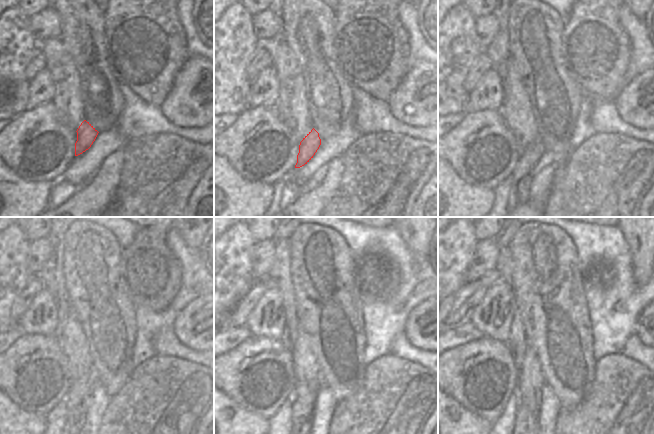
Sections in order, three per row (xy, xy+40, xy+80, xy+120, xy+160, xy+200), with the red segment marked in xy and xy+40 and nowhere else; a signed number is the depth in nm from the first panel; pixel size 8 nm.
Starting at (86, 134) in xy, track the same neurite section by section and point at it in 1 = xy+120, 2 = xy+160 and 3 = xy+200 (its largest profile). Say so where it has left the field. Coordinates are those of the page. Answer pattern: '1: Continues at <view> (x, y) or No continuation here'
1: Continues at xy+120 (81, 389)
2: Continues at xy+160 (303, 399)
3: Continues at xy+200 (525, 420)

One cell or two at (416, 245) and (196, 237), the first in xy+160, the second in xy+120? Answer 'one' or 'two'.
one

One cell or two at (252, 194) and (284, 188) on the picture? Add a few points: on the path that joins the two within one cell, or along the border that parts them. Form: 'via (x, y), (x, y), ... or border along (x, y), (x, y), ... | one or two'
border along (273, 184), (273, 198), (268, 206) | two

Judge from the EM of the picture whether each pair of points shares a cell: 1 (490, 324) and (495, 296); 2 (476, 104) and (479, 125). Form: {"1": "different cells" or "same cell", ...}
{"1": "same cell", "2": "different cells"}

